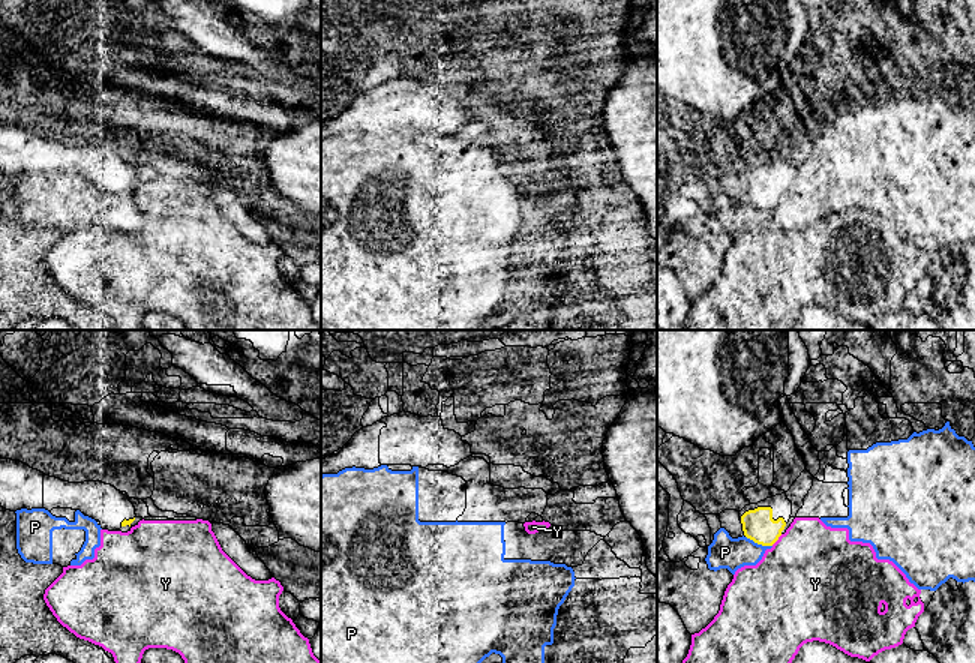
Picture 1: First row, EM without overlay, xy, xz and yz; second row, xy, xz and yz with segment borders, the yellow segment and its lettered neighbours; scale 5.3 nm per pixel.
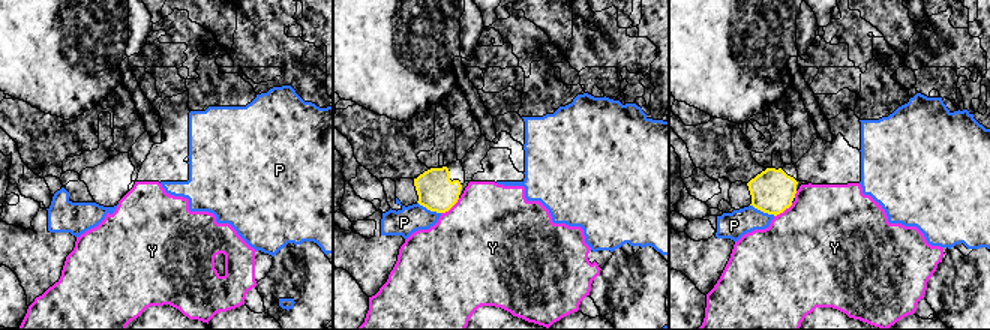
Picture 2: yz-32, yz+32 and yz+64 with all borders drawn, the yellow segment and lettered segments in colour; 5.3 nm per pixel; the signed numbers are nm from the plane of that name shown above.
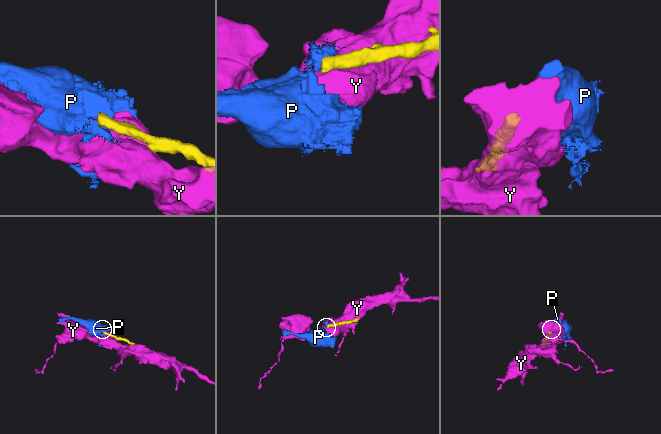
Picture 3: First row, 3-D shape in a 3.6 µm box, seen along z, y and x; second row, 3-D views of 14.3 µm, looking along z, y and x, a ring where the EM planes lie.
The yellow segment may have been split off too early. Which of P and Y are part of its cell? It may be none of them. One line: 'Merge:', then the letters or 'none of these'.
Merge: none of these

